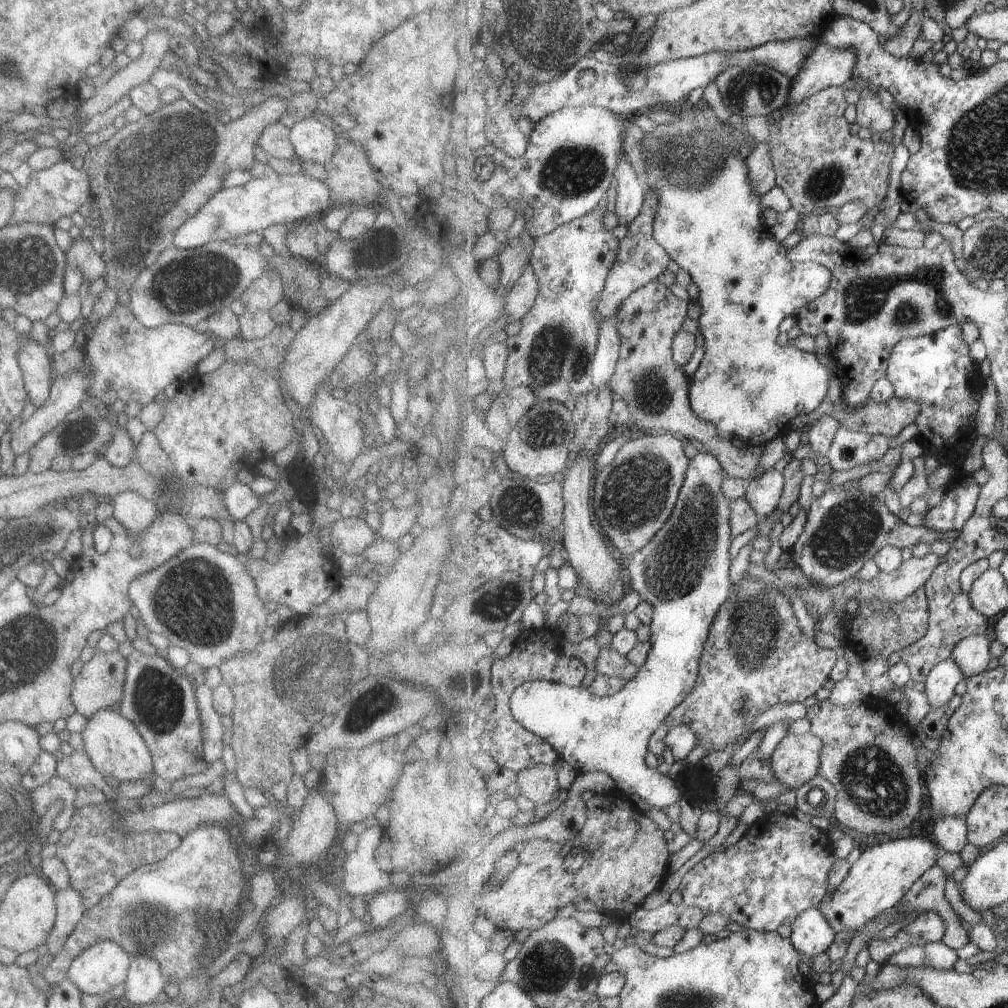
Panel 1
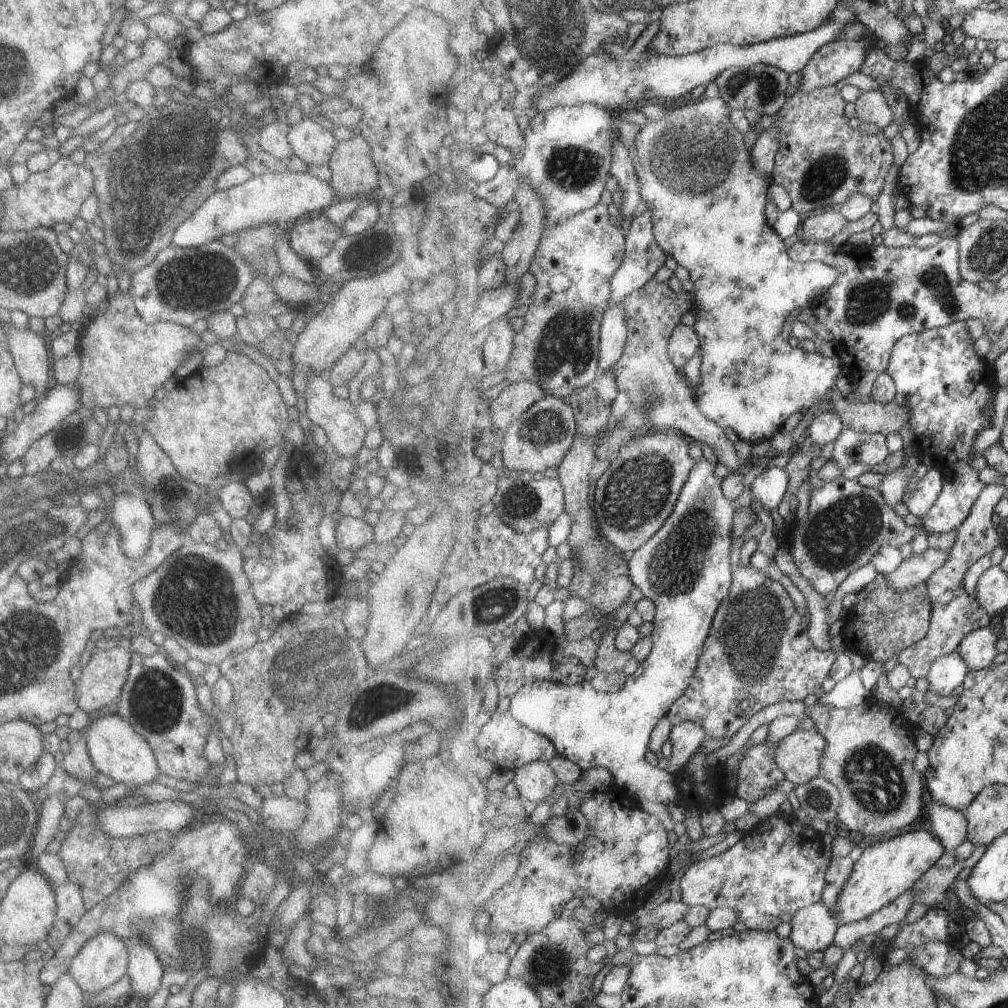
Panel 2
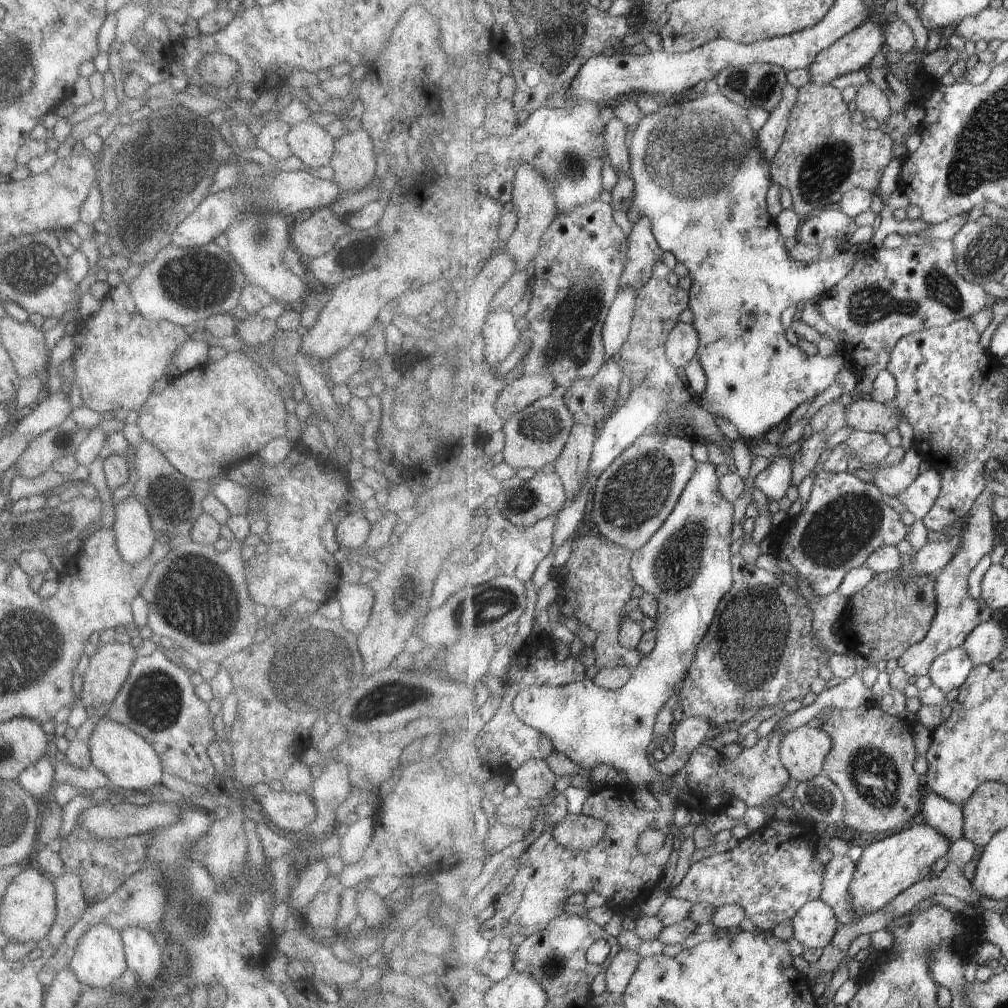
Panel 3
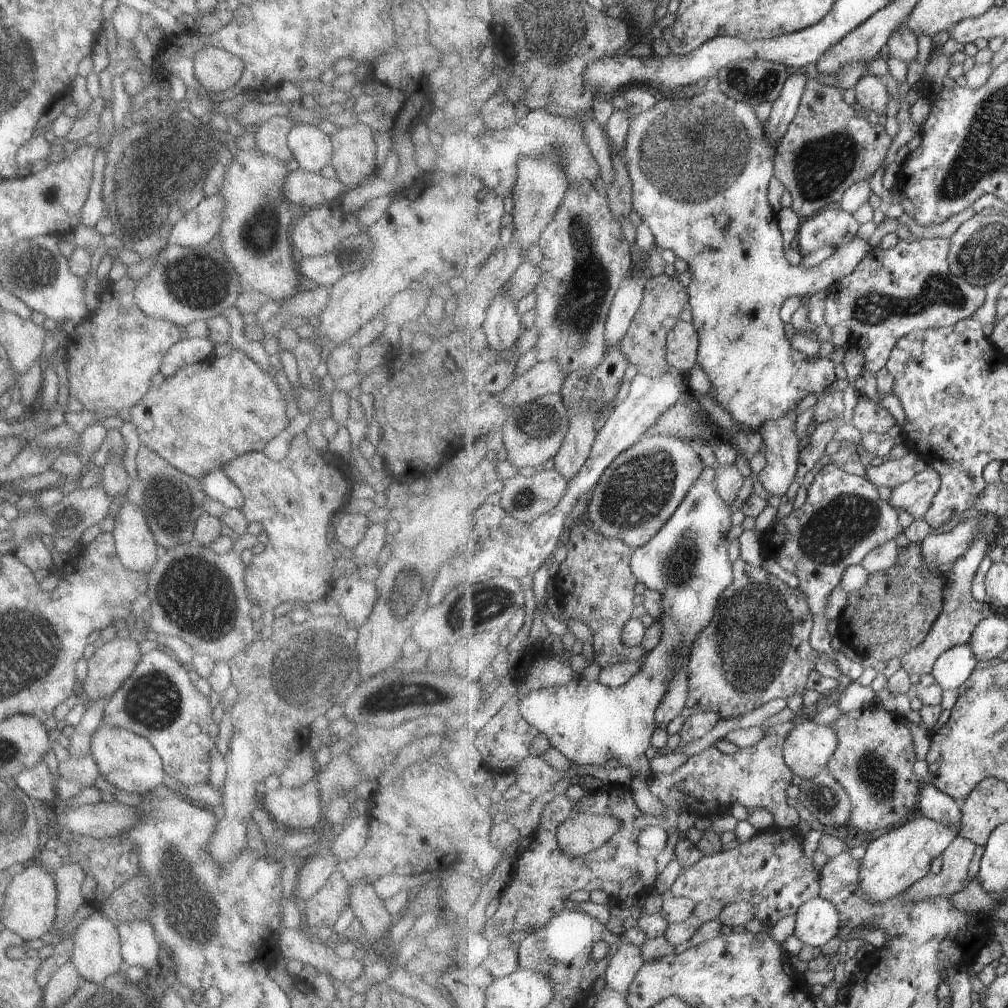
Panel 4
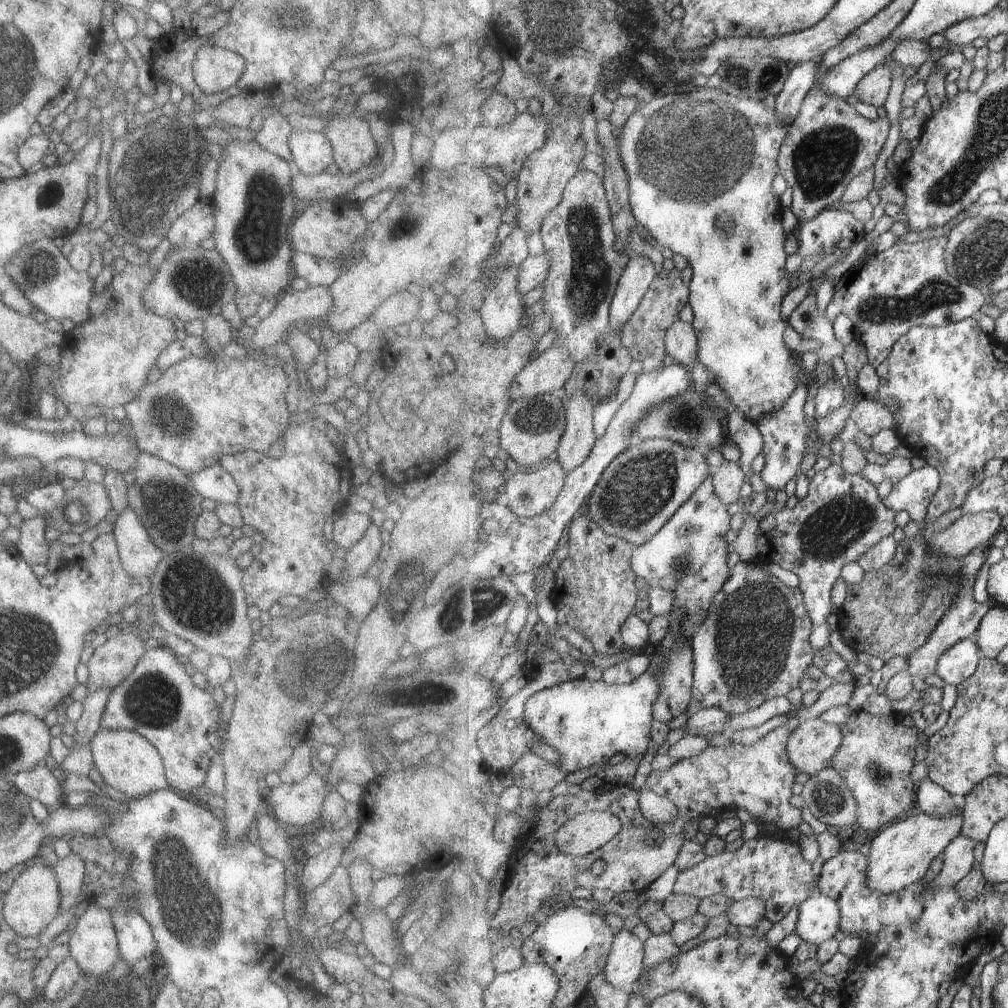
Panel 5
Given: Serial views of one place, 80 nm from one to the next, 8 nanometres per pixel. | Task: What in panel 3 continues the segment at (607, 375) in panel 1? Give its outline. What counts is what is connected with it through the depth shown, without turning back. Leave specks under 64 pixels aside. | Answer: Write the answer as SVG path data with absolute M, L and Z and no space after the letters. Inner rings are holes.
M622 288L609 310L604 326L604 344L607 359L619 358L625 342L631 334L637 308L637 290Z

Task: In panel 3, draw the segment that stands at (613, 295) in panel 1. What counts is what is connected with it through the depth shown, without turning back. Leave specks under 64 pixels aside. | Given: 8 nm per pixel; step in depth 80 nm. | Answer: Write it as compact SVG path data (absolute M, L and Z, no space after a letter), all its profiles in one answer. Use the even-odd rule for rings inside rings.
M638 218L628 240L629 262L621 276L621 287L639 291L654 278L655 264L661 260L663 249L655 239L649 218Z

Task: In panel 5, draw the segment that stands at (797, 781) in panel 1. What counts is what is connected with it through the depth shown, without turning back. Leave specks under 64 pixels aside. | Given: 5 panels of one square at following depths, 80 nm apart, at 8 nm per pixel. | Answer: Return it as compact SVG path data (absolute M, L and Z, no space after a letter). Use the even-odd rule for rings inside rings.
M818 718L802 721L788 742L788 757L798 772L813 776L831 766L844 741L839 727Z

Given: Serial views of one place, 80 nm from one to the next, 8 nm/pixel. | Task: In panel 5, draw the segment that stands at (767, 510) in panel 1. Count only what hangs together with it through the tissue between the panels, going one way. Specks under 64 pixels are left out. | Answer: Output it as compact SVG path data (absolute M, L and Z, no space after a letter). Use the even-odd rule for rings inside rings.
M805 372L800 375L800 386L793 396L783 405L781 410L773 414L766 414L757 423L761 434L764 436L765 467L759 474L763 483L769 488L785 490L785 486L799 475L799 467L804 461L807 449L807 434L809 434L809 419L806 418L805 407L807 402L807 389L809 378Z

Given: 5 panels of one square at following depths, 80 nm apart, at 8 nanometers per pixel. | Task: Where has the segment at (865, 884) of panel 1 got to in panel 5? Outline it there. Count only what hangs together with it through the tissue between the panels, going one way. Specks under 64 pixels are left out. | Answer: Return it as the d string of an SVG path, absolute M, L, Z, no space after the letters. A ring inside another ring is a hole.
M917 810L908 819L889 825L871 841L868 885L873 890L880 890L888 895L899 893L907 886L923 881L930 874L931 862L962 834L963 825L961 810L952 817L942 819Z

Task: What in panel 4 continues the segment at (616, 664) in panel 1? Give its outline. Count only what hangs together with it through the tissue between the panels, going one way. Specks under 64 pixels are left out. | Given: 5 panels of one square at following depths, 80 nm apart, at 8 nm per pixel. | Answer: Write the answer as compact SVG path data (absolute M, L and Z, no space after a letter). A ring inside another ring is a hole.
M578 522L570 531L566 548L567 557L553 578L565 601L562 619L576 619L593 632L593 657L603 669L624 662L641 662L645 656L643 648L627 646L623 640L624 626L636 604L638 578L632 571L635 548L622 540L606 537L594 526L587 528Z

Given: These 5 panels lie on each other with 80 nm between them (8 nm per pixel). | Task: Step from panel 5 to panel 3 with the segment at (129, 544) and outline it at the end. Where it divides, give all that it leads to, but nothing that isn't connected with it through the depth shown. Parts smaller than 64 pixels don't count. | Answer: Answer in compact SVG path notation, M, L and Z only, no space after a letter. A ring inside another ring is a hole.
M129 495L114 506L112 531L116 551L126 563L136 563L151 550L156 534L147 509Z

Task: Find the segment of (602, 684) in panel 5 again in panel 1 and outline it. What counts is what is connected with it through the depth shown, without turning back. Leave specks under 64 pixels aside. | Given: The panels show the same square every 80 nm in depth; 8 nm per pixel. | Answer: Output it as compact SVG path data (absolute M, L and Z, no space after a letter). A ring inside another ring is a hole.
M703 448L698 450L698 453L690 459L690 467L686 474L683 488L680 490L680 497L674 508L672 517L665 523L665 526L659 533L653 537L652 541L649 541L648 545L645 545L644 549L639 550L633 554L628 566L625 567L625 574L629 580L629 587L635 590L641 600L650 602L654 607L654 615L650 624L651 635L649 638L652 644L651 650L648 654L647 662L640 667L637 676L629 681L617 694L610 697L598 697L594 695L588 688L584 687L570 687L565 683L558 683L547 679L541 679L537 681L527 681L524 685L518 686L515 692L510 698L510 705L512 706L512 713L515 719L523 726L526 726L531 732L534 732L537 736L544 738L547 742L553 745L553 748L558 752L561 759L568 762L579 774L594 773L601 771L612 776L618 784L618 791L626 793L627 795L639 795L646 803L651 807L657 807L664 809L665 807L677 804L683 794L681 790L675 786L674 780L657 772L656 769L651 769L645 764L645 758L647 758L647 752L649 752L649 743L651 737L659 730L659 728L666 726L666 722L669 715L679 706L692 692L696 689L696 682L700 673L700 660L704 653L705 643L708 641L710 630L712 628L713 621L716 620L717 613L720 612L721 606L729 600L729 597L733 592L733 582L731 582L731 548L733 544L732 523L730 518L732 516L732 499L729 499L723 491L724 478L726 474L724 472L724 466L719 462L718 458L709 450Z

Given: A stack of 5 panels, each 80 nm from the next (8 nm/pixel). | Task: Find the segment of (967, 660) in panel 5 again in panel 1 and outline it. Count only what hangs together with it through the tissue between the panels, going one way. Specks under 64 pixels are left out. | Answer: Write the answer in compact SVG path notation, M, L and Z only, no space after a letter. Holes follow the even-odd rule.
M952 658L935 666L925 682L925 693L932 710L945 710L949 700L955 696L957 684L963 679L966 676L962 668Z

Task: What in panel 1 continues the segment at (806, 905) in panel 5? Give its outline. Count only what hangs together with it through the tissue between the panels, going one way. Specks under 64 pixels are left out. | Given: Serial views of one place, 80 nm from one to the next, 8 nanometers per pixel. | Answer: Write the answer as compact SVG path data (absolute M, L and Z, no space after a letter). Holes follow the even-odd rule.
M813 907L800 914L792 924L791 942L798 951L811 959L827 953L837 940L837 932L819 907Z

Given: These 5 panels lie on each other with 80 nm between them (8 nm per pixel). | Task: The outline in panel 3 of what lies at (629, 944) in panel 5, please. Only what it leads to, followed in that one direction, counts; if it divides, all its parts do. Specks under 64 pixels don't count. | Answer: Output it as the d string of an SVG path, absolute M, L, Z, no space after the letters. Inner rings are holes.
M622 949L612 960L609 968L605 970L606 991L614 995L624 995L631 978L639 969L641 960L643 956L639 952Z

